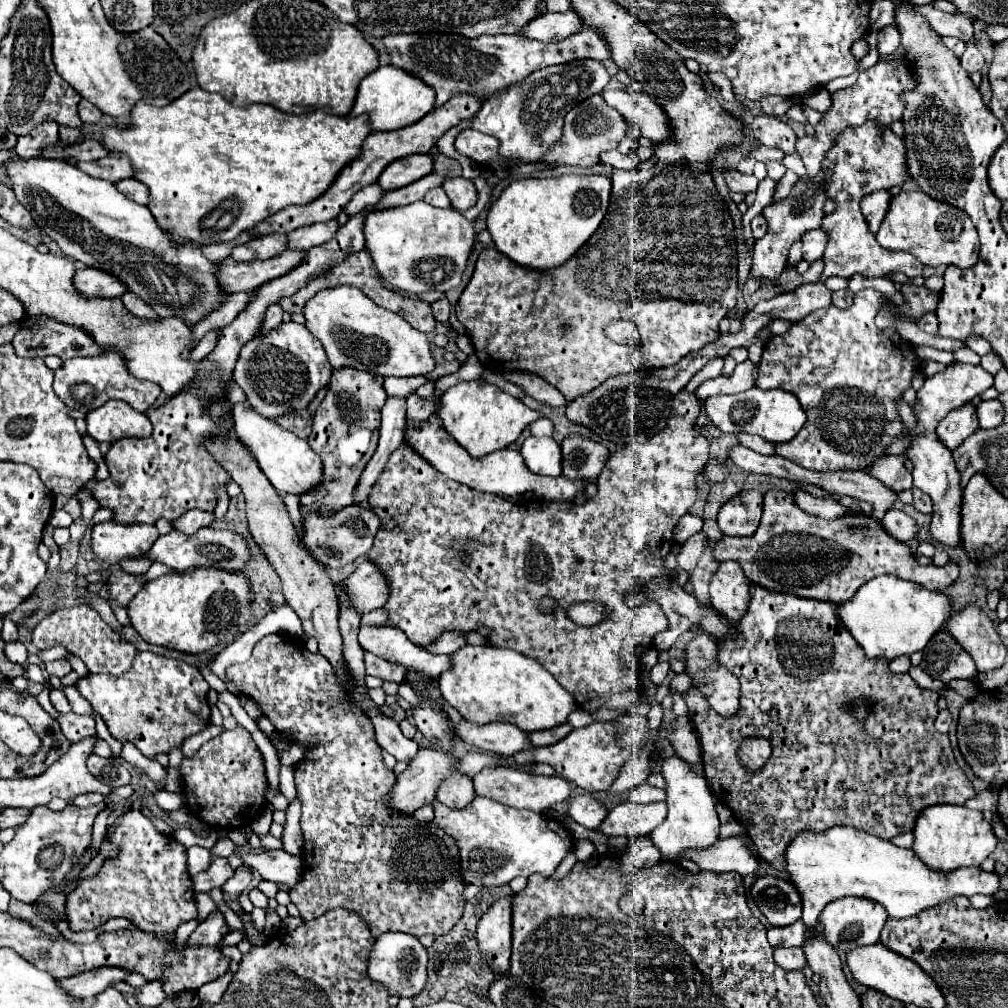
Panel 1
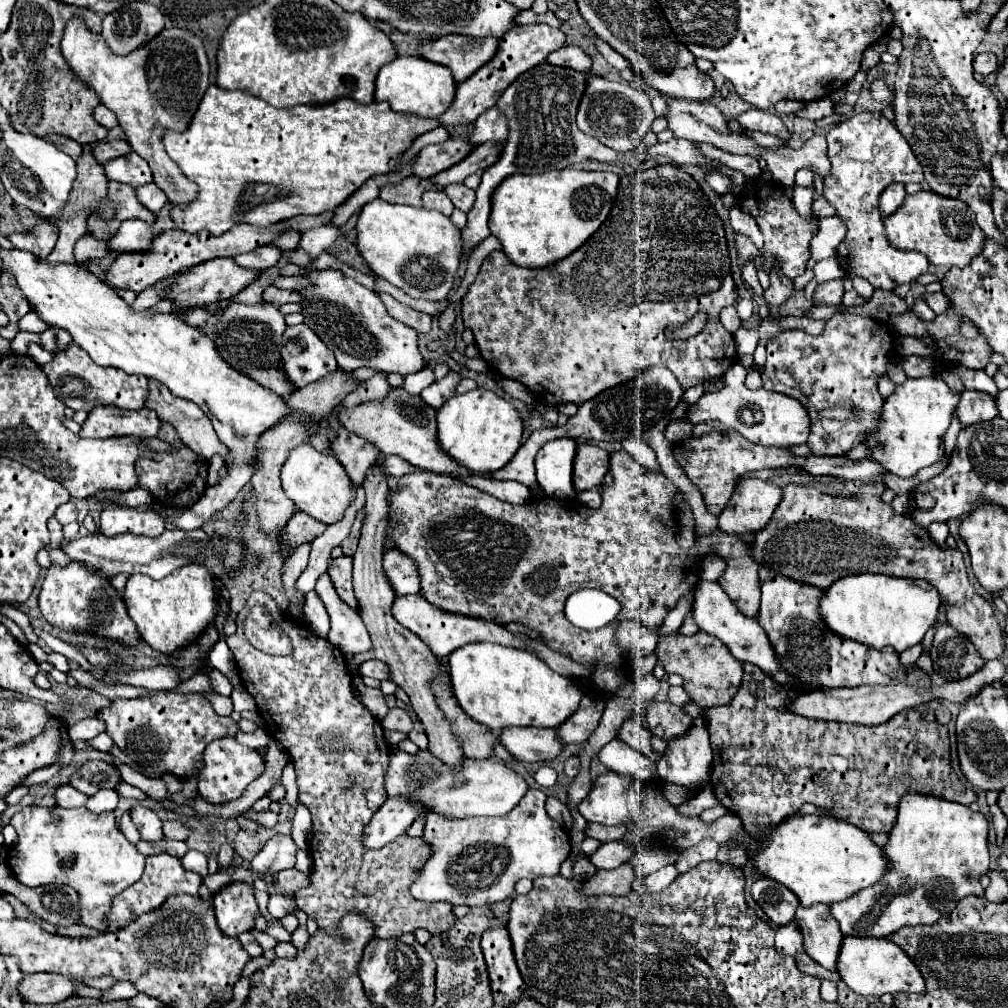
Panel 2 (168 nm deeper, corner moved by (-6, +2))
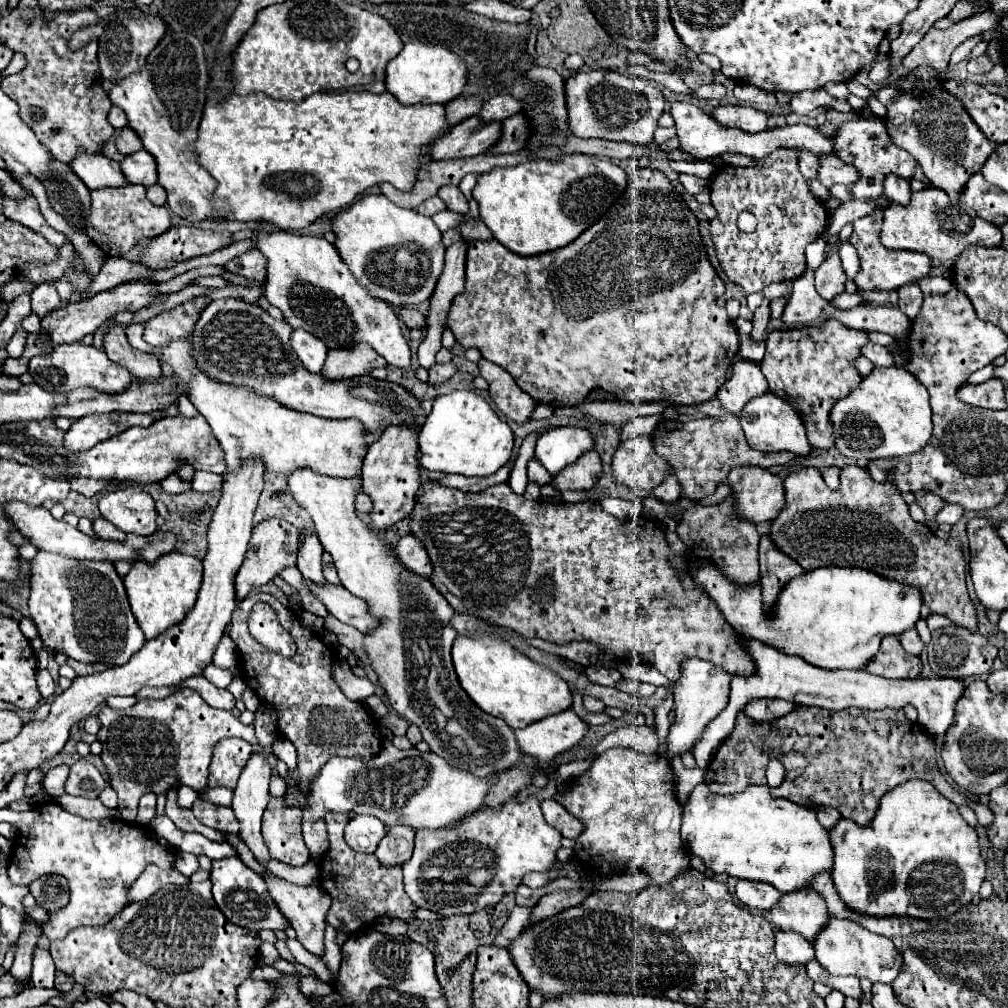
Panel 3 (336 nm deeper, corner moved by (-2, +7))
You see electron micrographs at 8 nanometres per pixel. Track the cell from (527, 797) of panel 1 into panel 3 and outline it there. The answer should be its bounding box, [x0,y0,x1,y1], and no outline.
[303,742,498,858]

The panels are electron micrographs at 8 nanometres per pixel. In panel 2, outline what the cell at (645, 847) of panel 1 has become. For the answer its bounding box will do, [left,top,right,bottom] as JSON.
[580,863,638,895]

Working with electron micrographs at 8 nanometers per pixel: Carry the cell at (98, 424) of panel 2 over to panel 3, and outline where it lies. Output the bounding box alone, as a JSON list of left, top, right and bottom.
[64,412,154,452]

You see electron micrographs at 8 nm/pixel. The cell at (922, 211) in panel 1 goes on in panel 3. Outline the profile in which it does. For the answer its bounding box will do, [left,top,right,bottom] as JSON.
[880,186,1002,262]

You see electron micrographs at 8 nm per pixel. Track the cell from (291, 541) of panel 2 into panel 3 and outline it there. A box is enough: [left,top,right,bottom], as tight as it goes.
[236,518,300,600]

